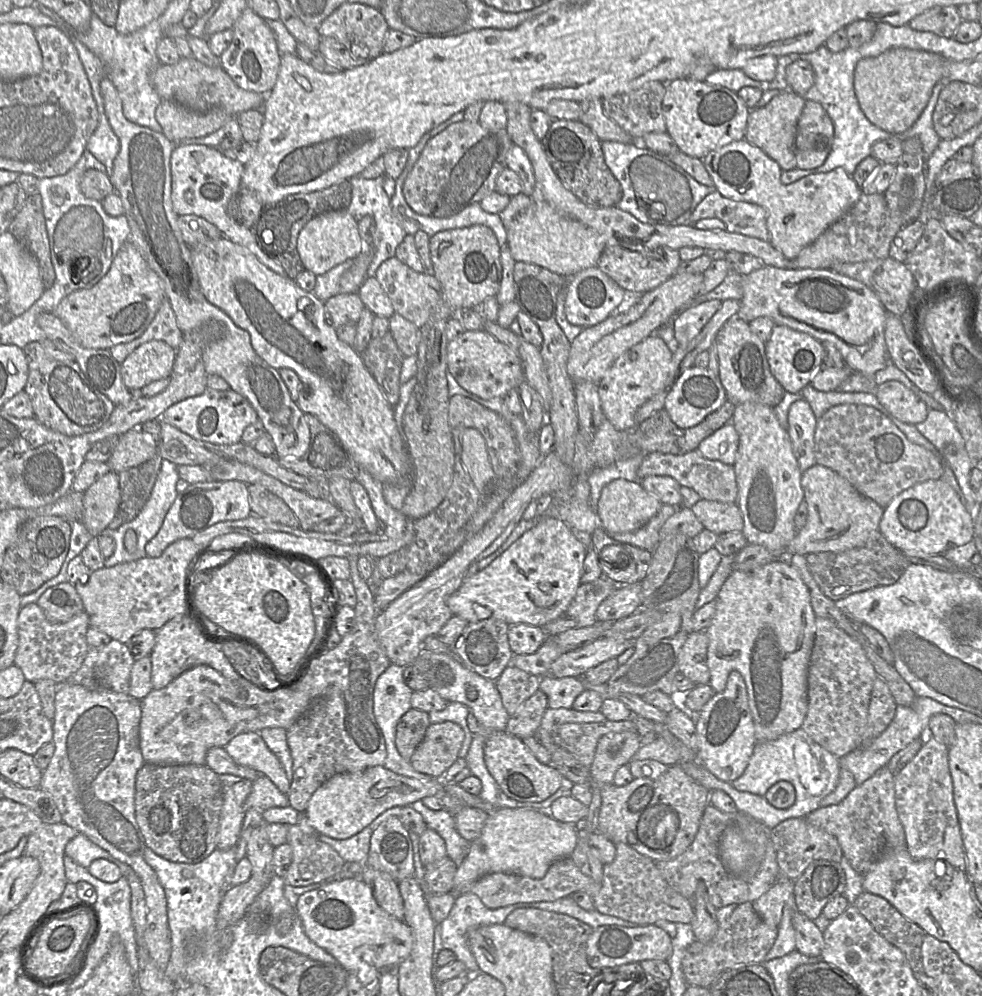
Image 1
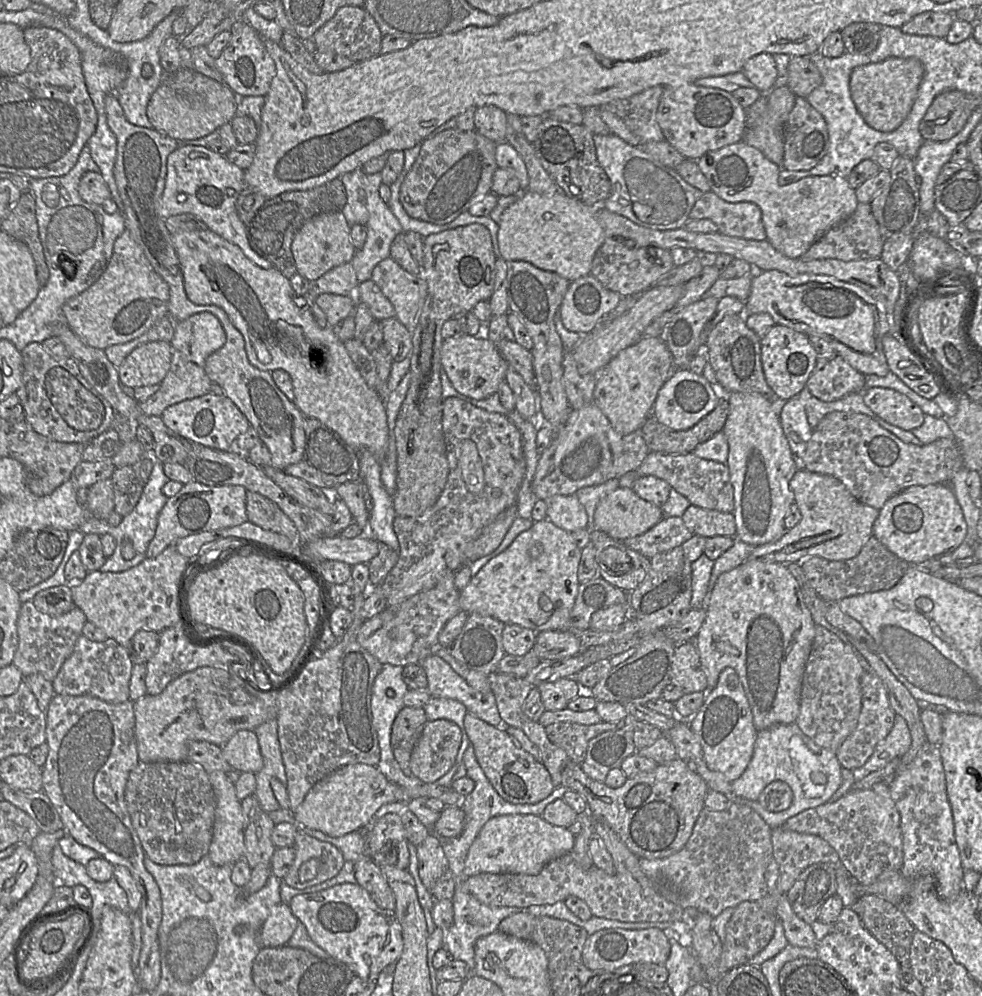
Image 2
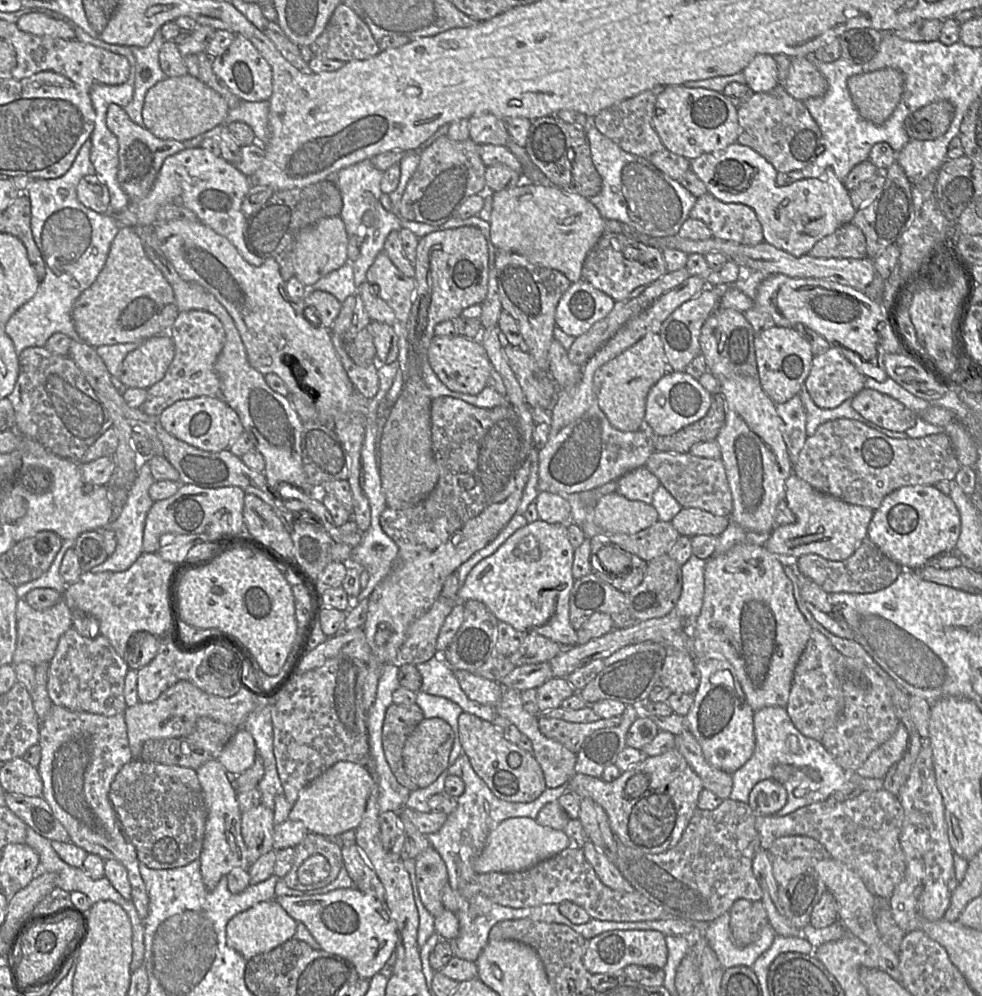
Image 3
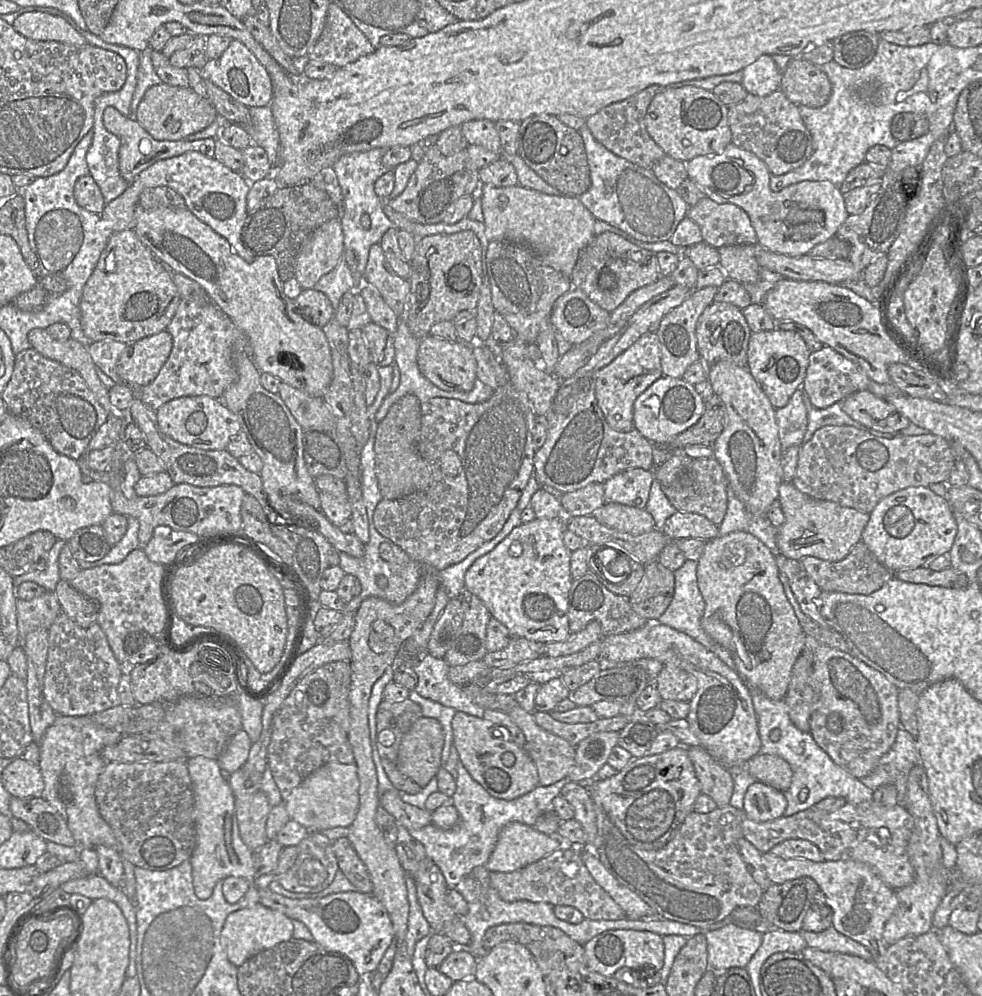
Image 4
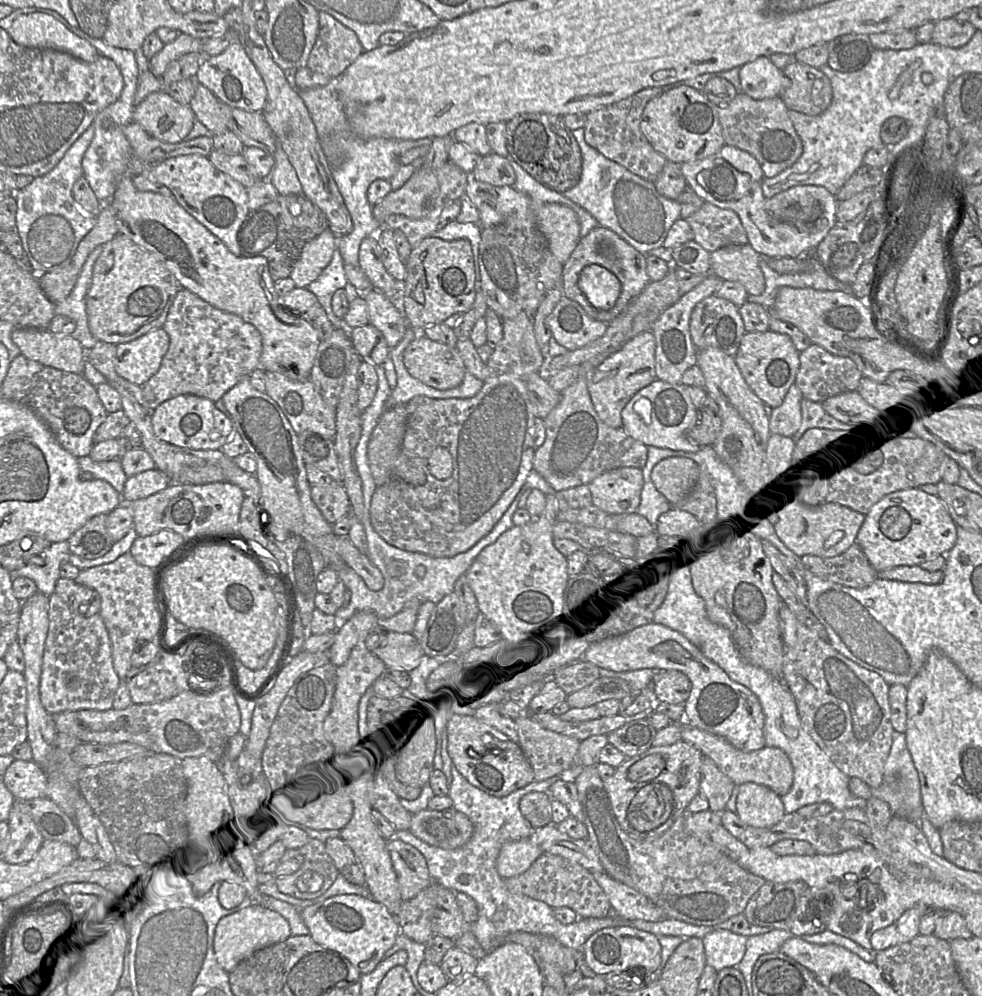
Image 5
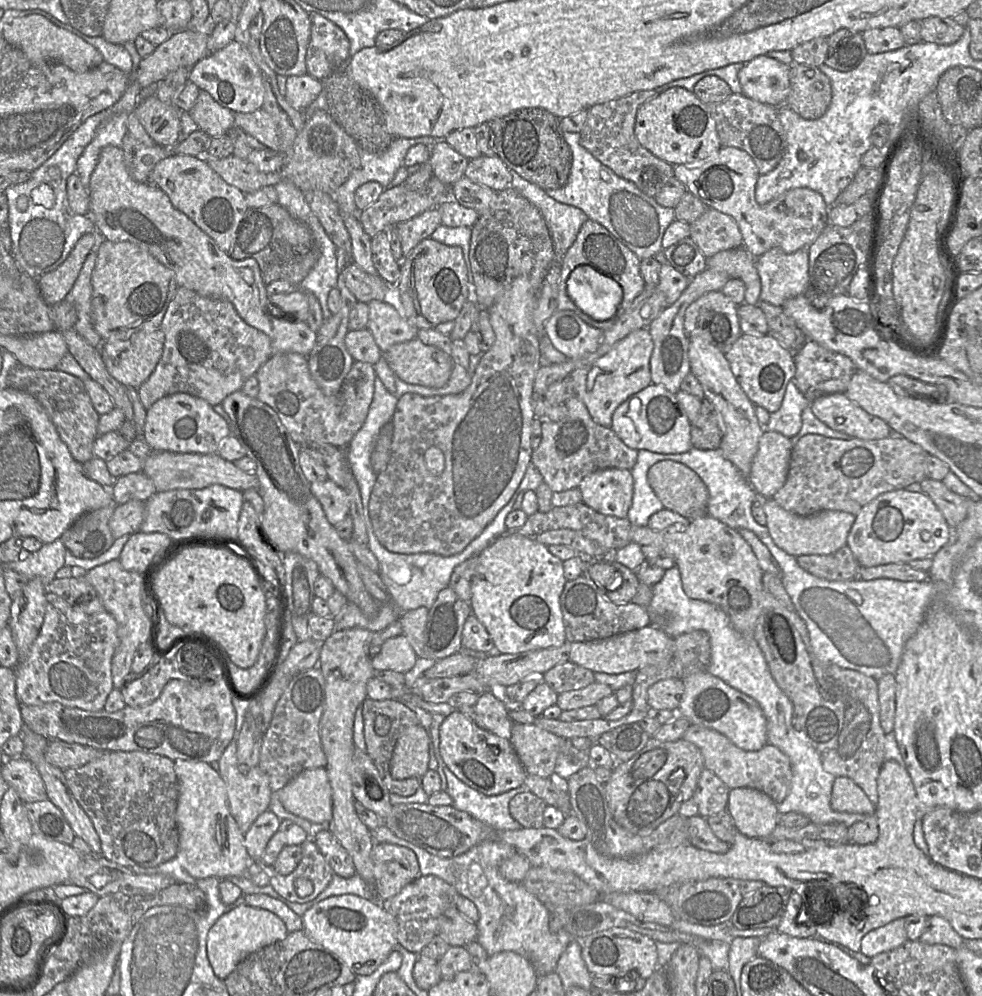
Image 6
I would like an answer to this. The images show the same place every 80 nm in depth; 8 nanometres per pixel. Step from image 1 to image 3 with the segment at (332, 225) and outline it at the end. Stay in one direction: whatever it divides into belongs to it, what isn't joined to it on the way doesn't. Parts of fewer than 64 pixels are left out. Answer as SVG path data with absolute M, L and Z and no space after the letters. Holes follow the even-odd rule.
M339 215L326 217L299 232L295 241L295 277L311 287L320 278L338 269L348 260L348 235Z

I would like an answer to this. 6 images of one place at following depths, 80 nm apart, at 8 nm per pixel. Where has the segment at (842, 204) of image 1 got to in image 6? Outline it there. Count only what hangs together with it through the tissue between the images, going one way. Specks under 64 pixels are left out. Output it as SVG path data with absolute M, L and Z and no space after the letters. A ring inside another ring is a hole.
M721 146L715 154L702 163L673 166L673 176L686 187L687 191L698 198L707 208L716 209L736 221L742 235L743 247L754 257L759 257L774 247L778 247L788 254L800 248L807 248L828 225L829 206L820 193L809 188L790 189L766 204L758 204L755 200L755 186L760 174L751 156L741 149Z

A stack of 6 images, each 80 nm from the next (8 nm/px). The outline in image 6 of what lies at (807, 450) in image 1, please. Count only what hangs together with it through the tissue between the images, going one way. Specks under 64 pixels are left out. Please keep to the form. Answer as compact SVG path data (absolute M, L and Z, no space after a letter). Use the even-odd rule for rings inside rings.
M793 378L788 382L780 408L770 413L764 431L775 431L791 438L801 429L801 414L811 401L798 390Z

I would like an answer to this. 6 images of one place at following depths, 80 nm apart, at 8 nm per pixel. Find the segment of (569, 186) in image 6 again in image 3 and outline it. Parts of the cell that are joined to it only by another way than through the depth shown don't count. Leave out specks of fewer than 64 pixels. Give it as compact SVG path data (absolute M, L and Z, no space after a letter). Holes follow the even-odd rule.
M593 124L584 126L593 164L602 178L601 191L588 200L605 220L622 222L650 237L676 235L689 218L697 198L648 159L630 154L604 136Z

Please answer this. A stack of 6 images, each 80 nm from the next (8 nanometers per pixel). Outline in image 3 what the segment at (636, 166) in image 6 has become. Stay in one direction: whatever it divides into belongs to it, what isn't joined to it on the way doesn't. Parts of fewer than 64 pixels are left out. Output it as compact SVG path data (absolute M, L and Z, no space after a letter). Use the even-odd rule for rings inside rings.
M655 86L632 98L628 98L598 112L592 119L592 124L604 136L611 139L621 149L649 160L649 157L663 150L658 134L652 125L652 117L657 96L665 87Z

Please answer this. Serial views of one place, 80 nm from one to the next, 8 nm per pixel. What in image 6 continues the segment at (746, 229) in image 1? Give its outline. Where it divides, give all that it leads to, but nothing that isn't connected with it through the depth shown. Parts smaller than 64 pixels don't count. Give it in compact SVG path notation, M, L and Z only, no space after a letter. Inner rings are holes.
M707 208L699 218L690 223L690 237L706 258L723 250L743 247L736 221L713 208Z

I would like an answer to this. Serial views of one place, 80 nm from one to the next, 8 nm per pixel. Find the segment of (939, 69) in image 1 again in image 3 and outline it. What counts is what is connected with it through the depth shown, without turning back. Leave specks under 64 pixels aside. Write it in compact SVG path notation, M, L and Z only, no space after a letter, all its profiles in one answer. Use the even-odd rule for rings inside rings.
M884 68L851 76L847 81L852 101L860 115L880 125L899 104L904 78L900 71Z

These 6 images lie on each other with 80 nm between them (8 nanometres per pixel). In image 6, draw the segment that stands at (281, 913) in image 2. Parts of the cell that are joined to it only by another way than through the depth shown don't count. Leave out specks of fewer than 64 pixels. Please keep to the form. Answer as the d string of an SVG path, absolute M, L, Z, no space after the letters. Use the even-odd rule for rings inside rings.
M240 905L222 915L207 935L207 957L220 980L225 980L235 967L250 954L282 941L288 935L285 923L268 910Z

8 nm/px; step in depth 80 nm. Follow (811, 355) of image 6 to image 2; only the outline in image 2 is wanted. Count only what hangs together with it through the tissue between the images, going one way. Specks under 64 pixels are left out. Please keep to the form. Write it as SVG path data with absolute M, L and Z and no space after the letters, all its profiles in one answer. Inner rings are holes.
M837 354L833 359L817 359L805 387L817 399L832 402L851 393L862 393L866 385L865 376Z

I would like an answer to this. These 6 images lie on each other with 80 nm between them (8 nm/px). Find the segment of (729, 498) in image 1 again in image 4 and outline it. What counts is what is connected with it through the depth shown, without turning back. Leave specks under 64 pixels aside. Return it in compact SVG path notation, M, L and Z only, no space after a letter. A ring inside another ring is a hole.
M709 457L692 459L671 485L663 487L663 491L677 510L701 514L714 524L720 525L727 510L728 487L721 464L714 457Z

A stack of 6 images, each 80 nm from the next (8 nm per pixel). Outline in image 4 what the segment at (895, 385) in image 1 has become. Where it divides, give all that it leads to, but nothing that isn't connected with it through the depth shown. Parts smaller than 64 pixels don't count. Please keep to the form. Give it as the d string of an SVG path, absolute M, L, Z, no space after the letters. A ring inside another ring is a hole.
M869 390L855 392L837 403L841 403L842 410L853 420L881 432L898 432L911 423L894 406Z

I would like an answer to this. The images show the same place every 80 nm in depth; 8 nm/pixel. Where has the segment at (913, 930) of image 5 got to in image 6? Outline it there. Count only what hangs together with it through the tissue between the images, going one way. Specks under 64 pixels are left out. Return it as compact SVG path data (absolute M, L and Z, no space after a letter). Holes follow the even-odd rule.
M898 918L870 931L861 940L860 952L869 958L893 950L908 940L905 918Z

